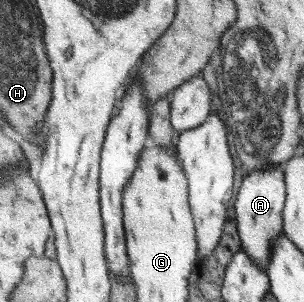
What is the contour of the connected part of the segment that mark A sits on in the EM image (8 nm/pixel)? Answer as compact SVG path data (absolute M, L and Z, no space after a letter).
M279 163L275 167L244 176L239 198L234 207L239 223L239 235L243 241L242 251L253 257L253 263L261 265L261 269L265 271L268 271L271 263L275 239L284 233L284 209L287 197L284 171L284 166Z

